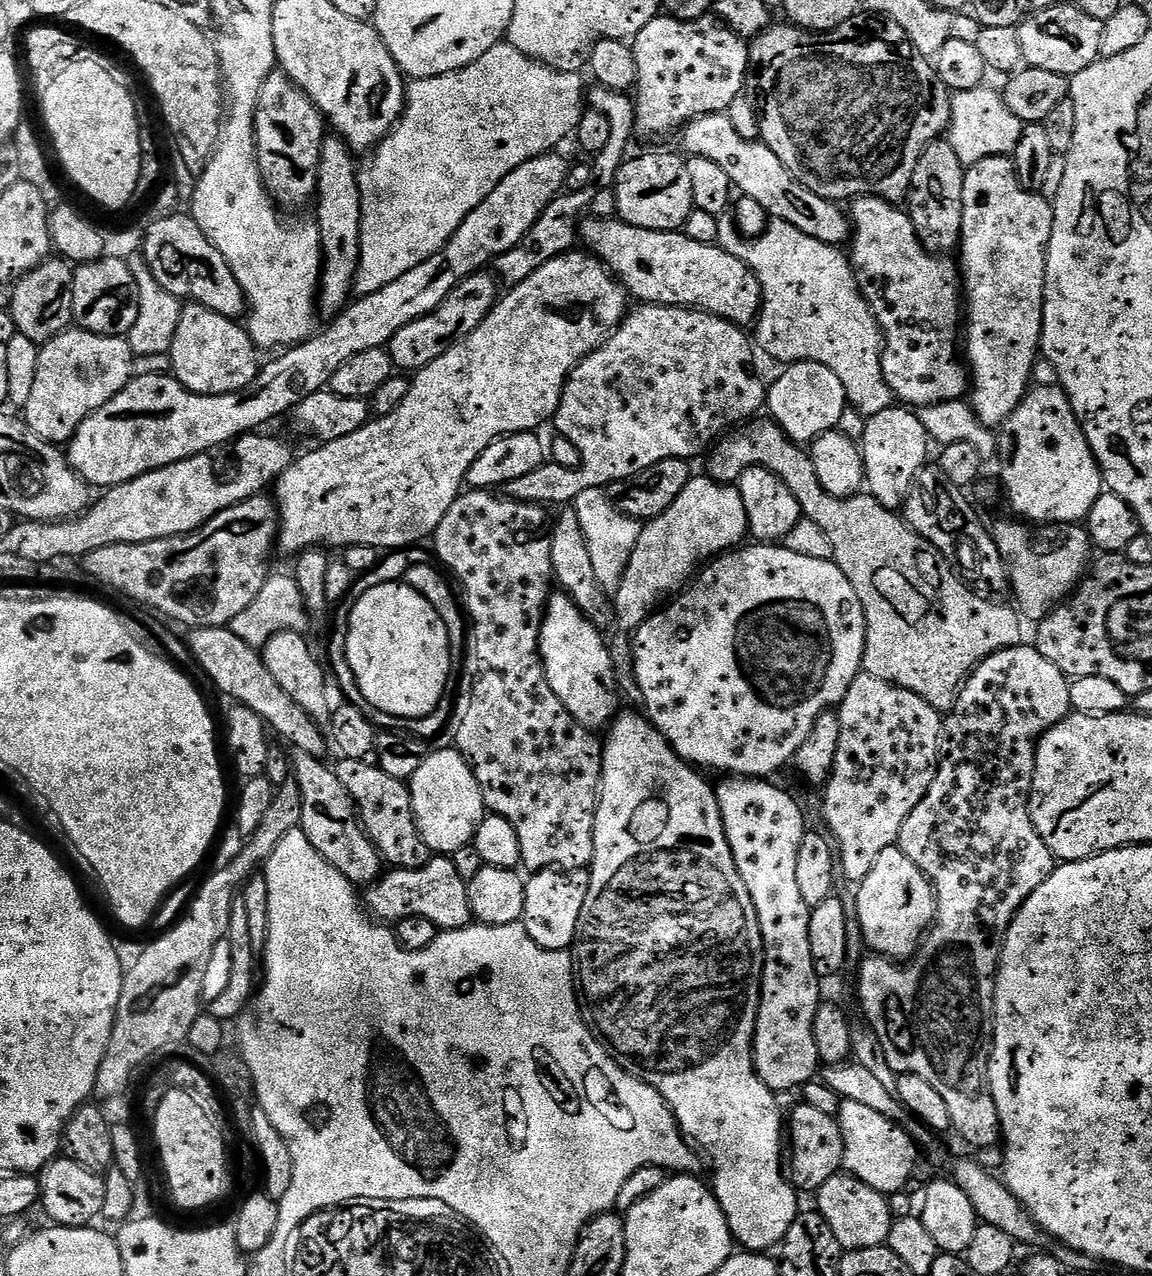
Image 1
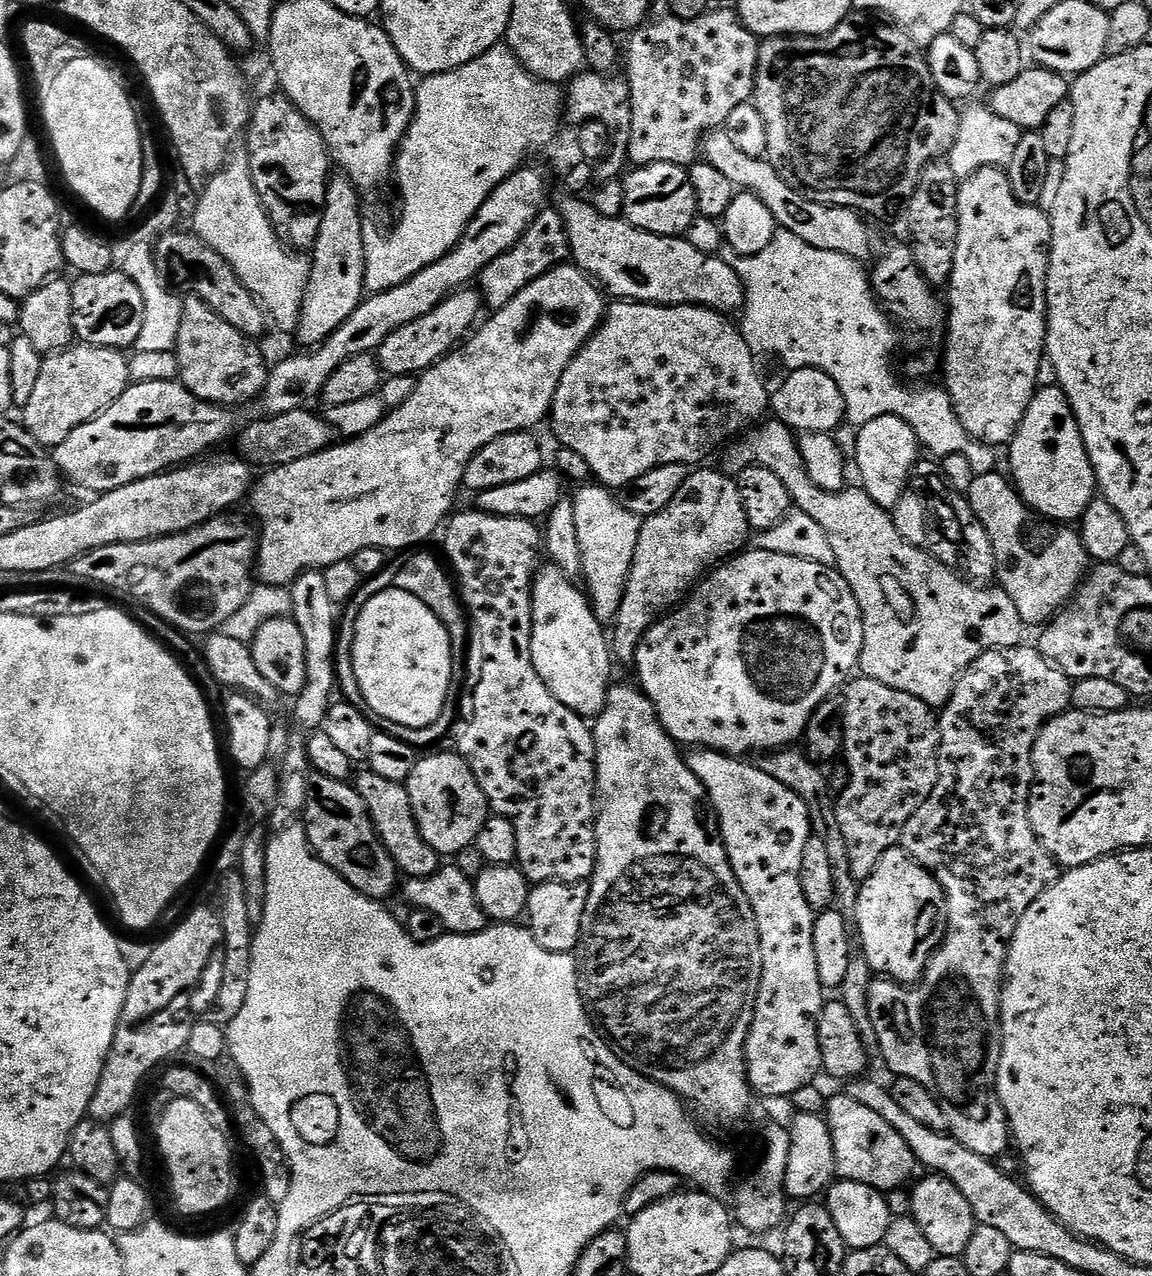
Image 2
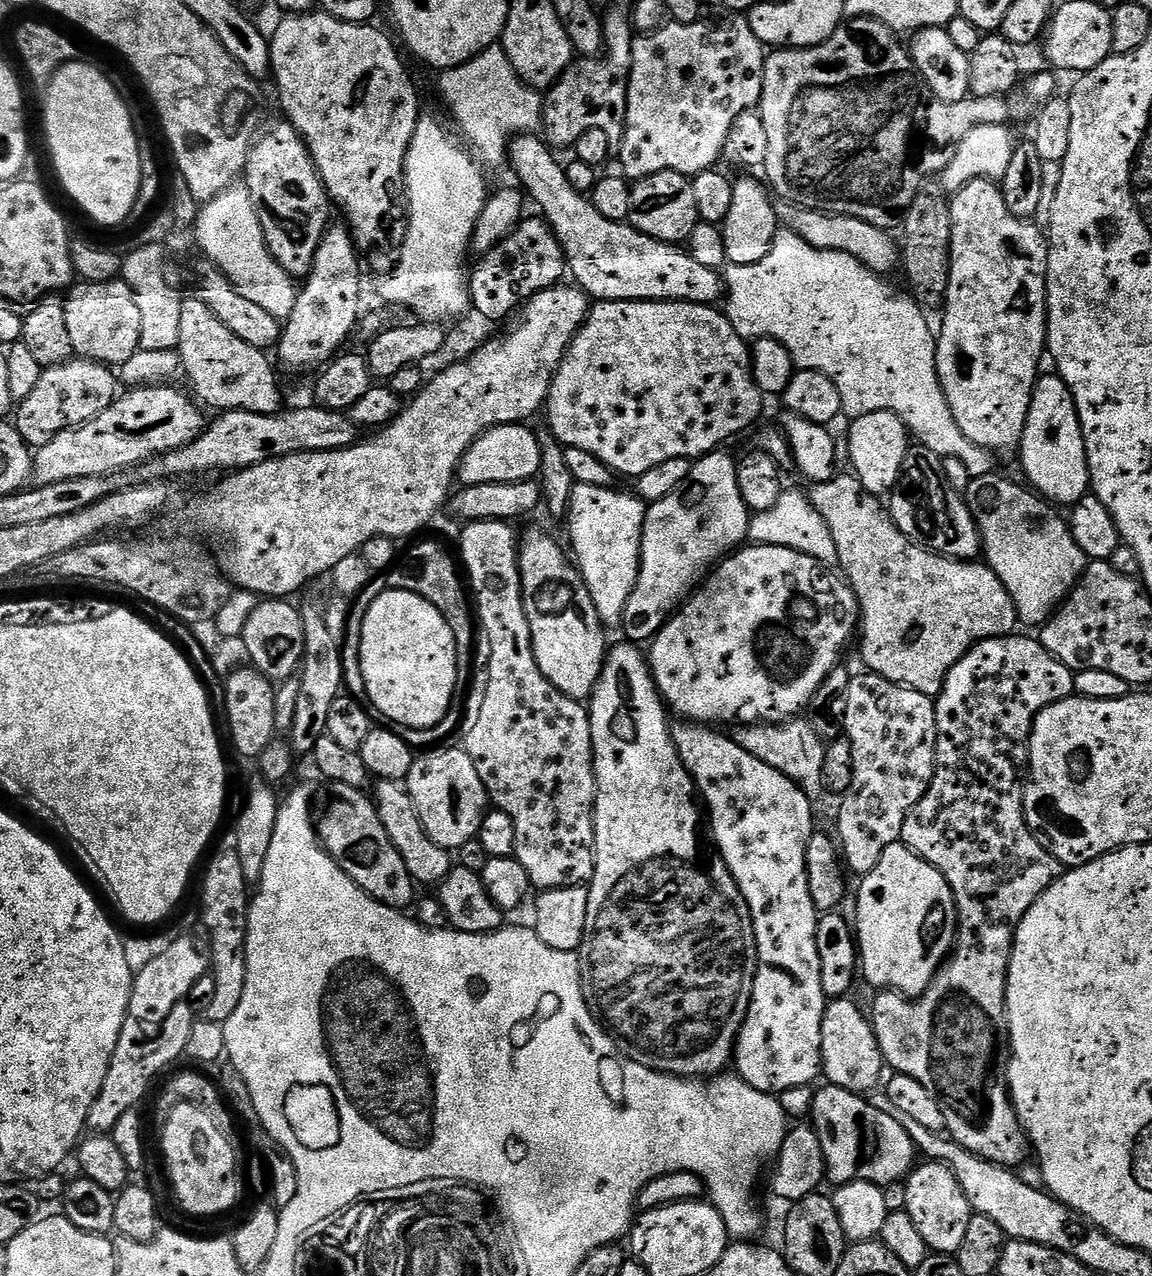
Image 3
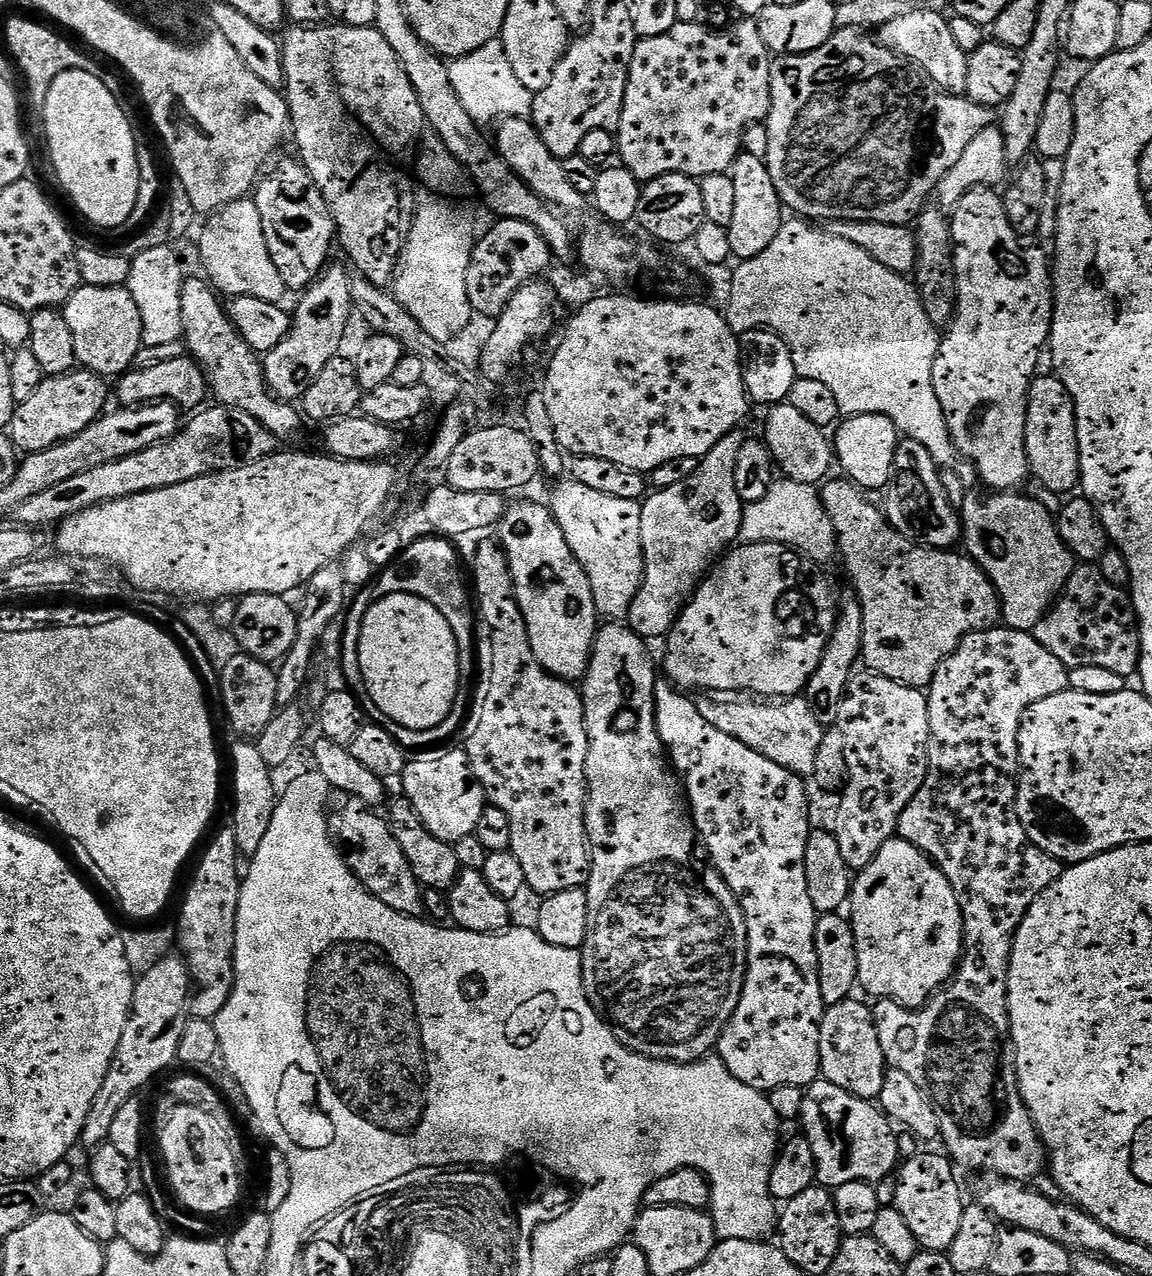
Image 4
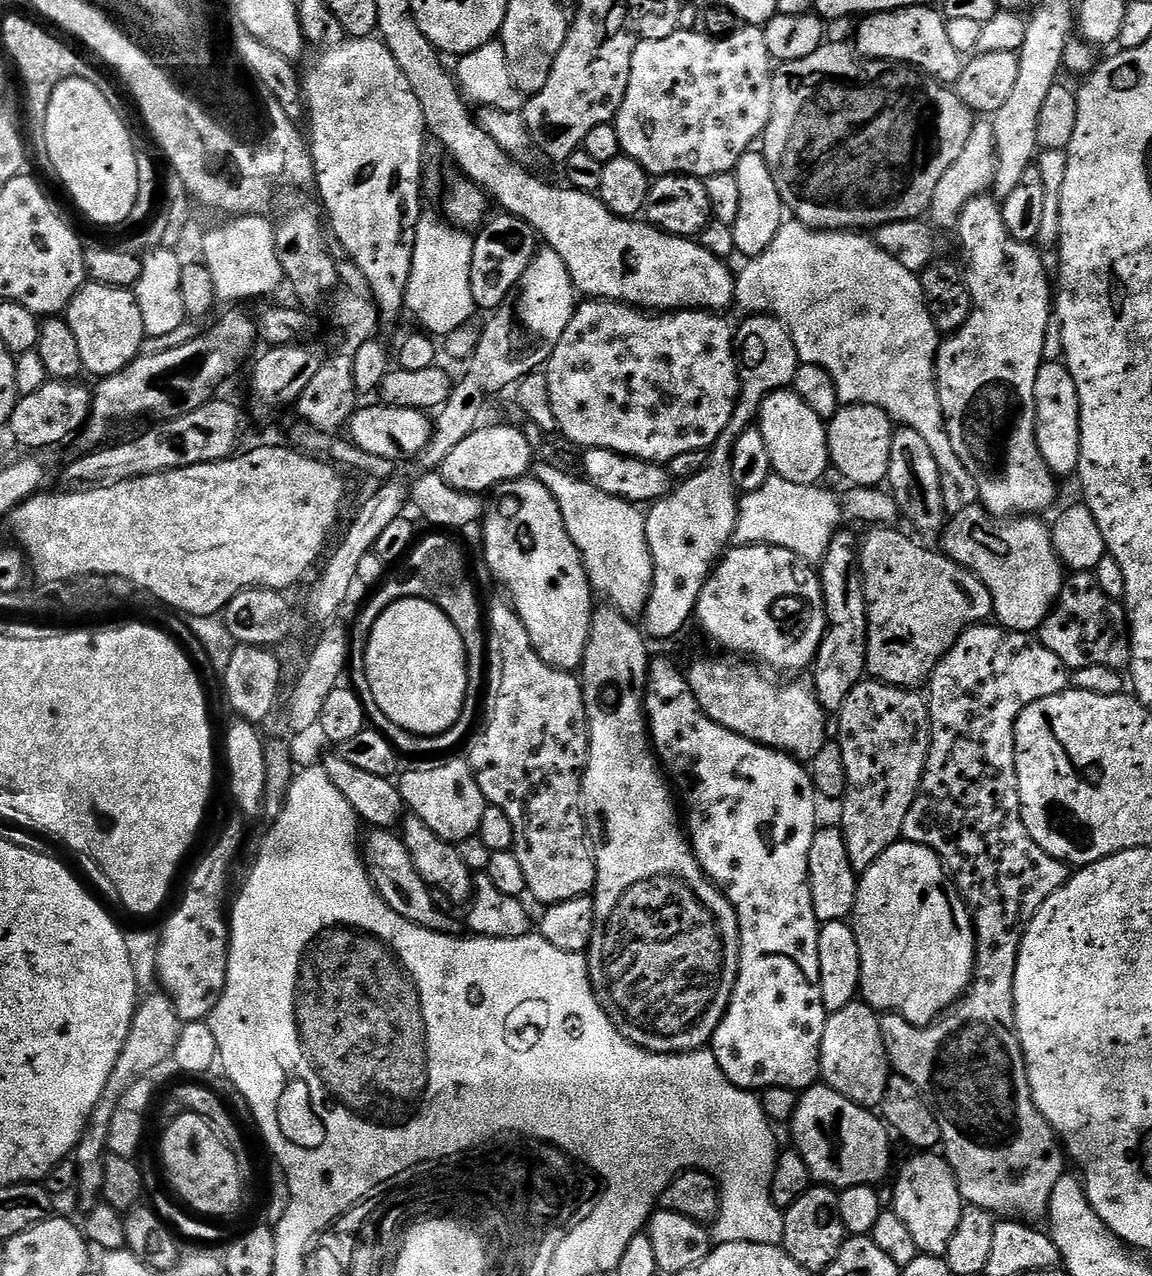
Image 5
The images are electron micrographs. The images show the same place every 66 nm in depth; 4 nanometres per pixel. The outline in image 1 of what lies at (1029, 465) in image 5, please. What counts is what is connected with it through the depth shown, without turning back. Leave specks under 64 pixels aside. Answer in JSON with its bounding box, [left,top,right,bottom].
[958,156,1053,430]

